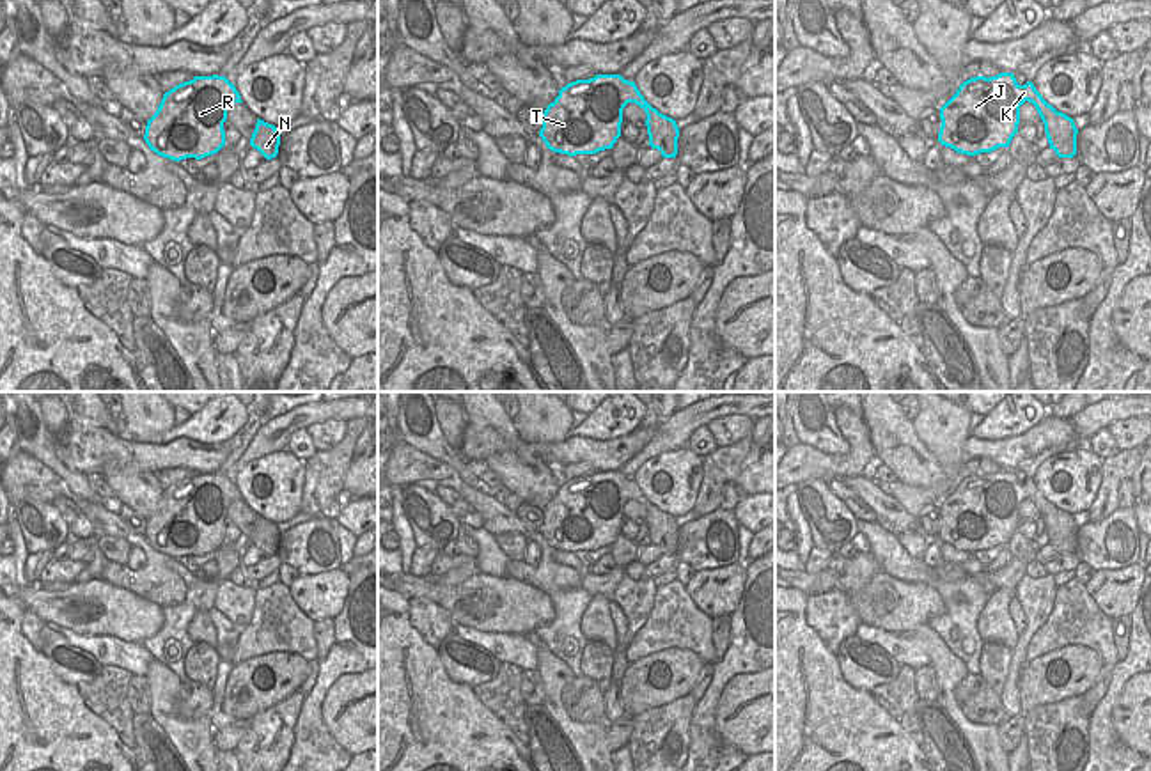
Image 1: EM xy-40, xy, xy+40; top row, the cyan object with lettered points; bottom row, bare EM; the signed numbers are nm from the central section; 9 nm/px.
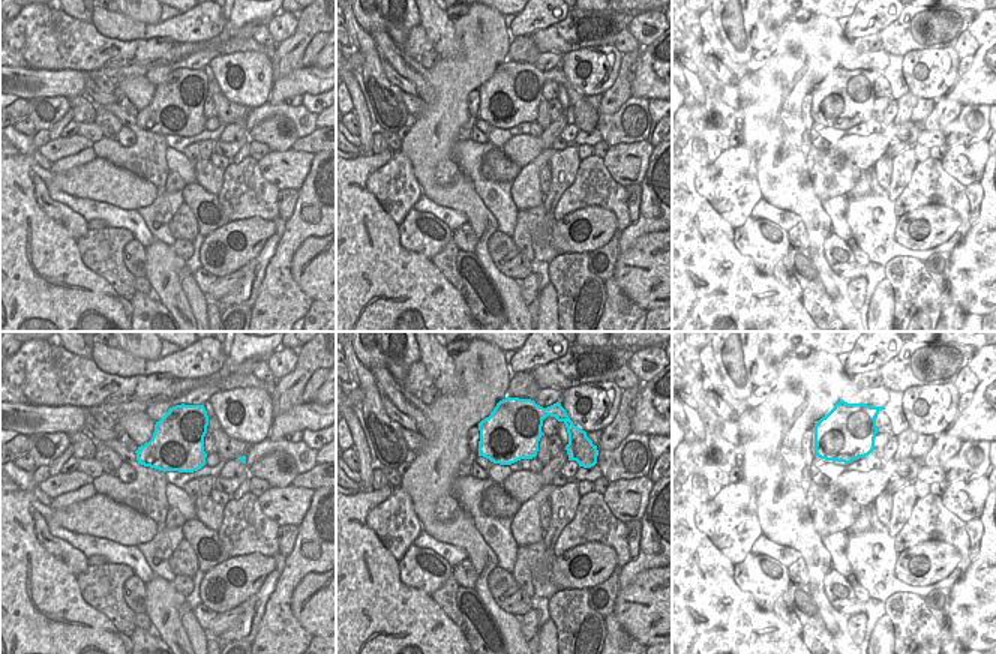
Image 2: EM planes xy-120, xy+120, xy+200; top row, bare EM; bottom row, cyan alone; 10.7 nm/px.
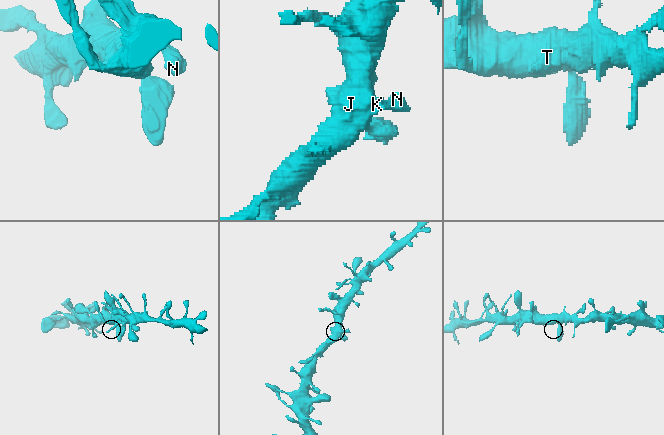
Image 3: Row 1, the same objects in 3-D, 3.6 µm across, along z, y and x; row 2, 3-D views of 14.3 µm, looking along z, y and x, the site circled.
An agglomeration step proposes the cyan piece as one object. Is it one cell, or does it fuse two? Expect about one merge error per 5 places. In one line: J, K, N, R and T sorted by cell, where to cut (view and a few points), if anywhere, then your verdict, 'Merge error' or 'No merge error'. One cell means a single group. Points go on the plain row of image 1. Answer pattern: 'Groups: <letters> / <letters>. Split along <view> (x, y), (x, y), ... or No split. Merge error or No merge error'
Groups: J K N R T. No split. No merge error.

